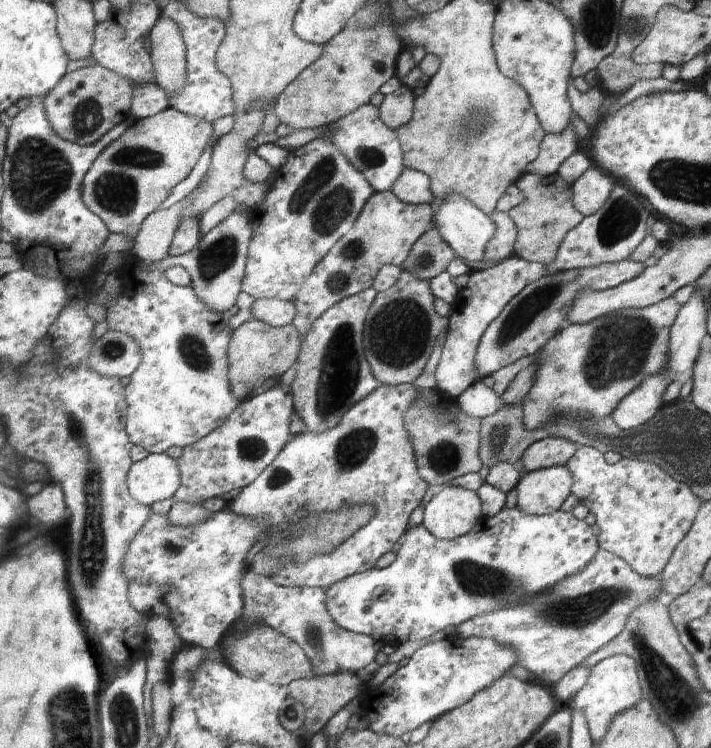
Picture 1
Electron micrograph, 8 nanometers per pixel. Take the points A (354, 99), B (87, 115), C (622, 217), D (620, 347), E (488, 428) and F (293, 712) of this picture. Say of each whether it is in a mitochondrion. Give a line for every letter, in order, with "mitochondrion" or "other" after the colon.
A: other
B: mitochondrion
C: mitochondrion
D: mitochondrion
E: other
F: mitochondrion

